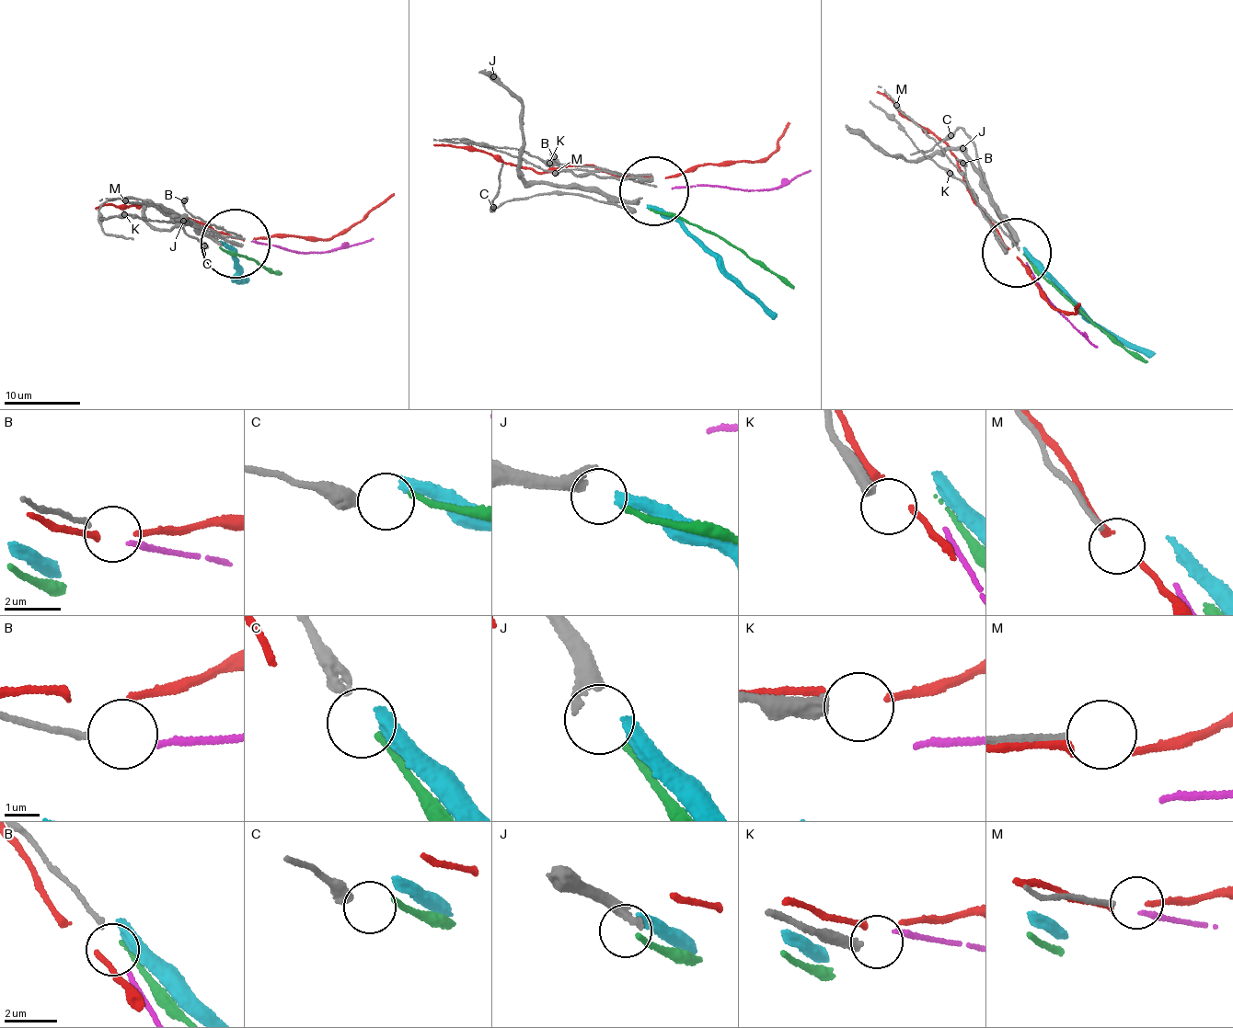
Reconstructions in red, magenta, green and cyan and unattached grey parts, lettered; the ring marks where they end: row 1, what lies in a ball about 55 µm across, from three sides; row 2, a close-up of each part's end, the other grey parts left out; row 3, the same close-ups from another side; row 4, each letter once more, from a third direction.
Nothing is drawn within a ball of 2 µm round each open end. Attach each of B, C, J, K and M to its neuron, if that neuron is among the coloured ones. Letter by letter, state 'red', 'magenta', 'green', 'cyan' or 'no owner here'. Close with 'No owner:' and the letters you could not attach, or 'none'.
B: magenta
C: no owner here
J: cyan
K: no owner here
M: no owner here
No owner: C, K, M

